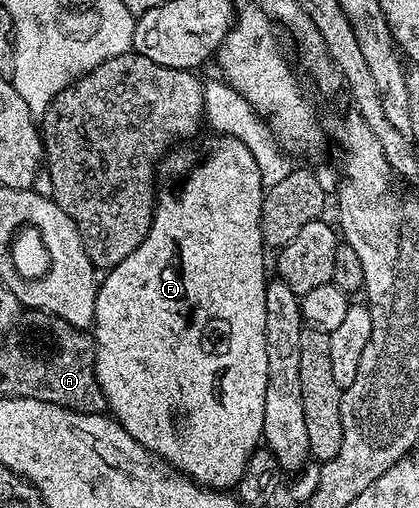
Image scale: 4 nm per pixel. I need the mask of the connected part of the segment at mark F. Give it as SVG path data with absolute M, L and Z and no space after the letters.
M211 137L206 147L199 151L186 151L183 155L167 154L156 168L156 202L154 220L140 245L120 261L120 265L109 268L98 284L96 309L92 324L94 341L94 368L100 389L106 398L109 414L117 419L131 437L145 451L153 453L163 464L169 465L177 474L193 479L202 487L213 487L215 491L237 488L244 477L245 466L255 450L263 442L264 393L268 389L268 349L264 337L264 293L268 282L266 255L260 229L262 196L264 188L256 157L240 140Z

